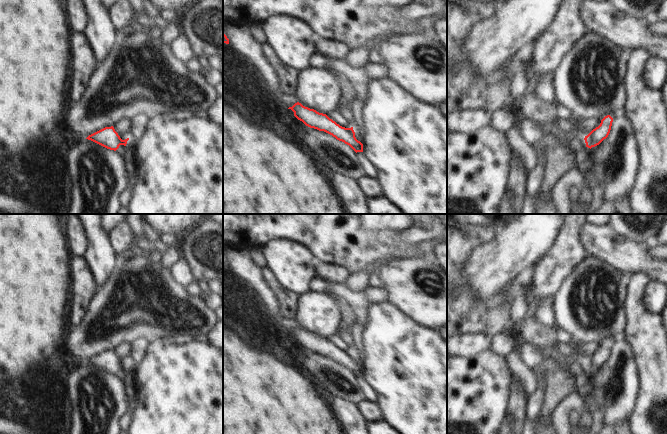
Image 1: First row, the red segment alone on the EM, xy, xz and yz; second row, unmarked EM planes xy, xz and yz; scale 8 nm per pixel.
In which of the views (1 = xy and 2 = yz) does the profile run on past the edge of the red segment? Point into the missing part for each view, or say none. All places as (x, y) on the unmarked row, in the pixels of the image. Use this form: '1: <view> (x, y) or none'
1: none
2: none

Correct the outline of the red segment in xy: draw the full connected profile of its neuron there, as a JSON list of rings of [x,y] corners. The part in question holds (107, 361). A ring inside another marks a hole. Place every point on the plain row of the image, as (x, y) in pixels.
[[[105,351],[91,359],[86,363],[91,364],[107,373],[116,375],[120,369],[126,370],[129,362],[122,364],[114,351]]]

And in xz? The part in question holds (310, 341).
[[[299,326],[288,333],[291,333],[294,336],[294,340],[306,350],[332,359],[337,364],[349,369],[356,377],[363,376],[363,368],[356,363],[353,351],[342,351],[326,338],[305,331]]]

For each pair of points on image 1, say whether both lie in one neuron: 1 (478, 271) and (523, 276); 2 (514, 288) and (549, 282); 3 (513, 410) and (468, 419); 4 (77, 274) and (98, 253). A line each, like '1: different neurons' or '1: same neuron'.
1: different neurons
2: different neurons
3: different neurons
4: different neurons

